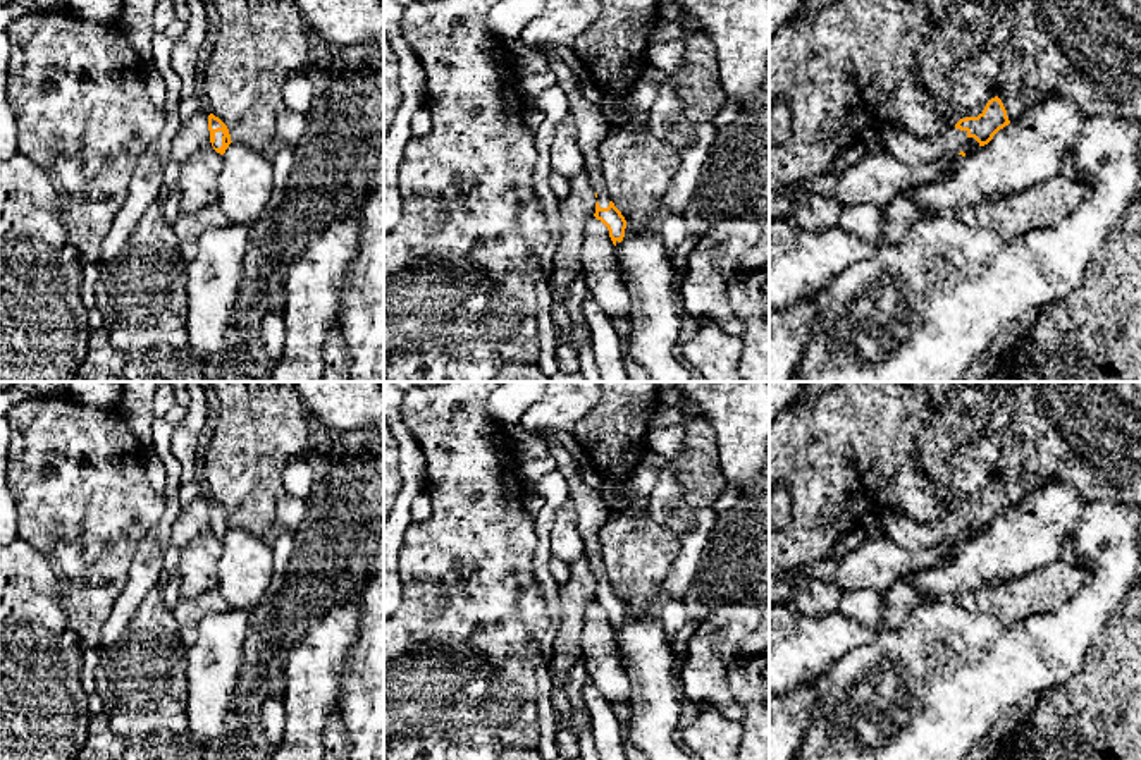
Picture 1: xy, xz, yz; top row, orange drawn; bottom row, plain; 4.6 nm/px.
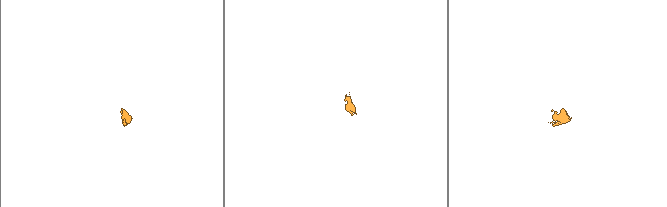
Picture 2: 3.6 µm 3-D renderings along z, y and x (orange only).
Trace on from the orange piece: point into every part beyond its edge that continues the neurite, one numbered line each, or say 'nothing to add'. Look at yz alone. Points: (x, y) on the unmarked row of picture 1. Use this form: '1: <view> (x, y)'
1: yz (1088, 434)
2: yz (899, 527)

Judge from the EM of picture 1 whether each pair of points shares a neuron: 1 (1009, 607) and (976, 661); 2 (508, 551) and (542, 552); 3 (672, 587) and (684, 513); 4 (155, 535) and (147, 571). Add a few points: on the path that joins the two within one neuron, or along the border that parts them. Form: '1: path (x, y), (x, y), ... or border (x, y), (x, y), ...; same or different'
1: border (962, 607), (1005, 623), (1040, 612); different
2: border (530, 514), (536, 525), (532, 573), (542, 592); different
3: path (684, 568), (687, 563), (687, 532); same
4: path (154, 544), (148, 563); same

